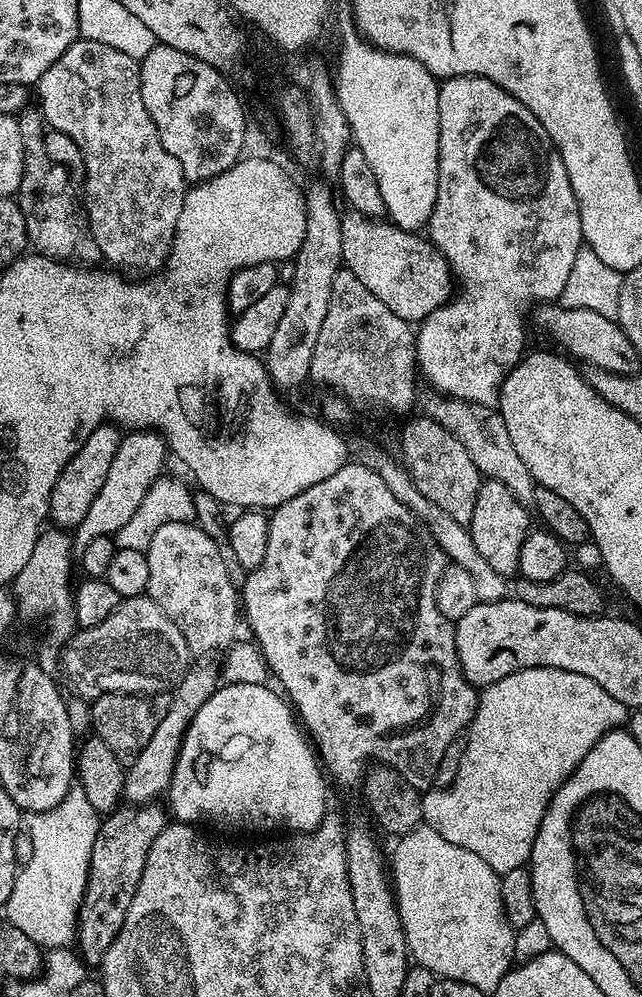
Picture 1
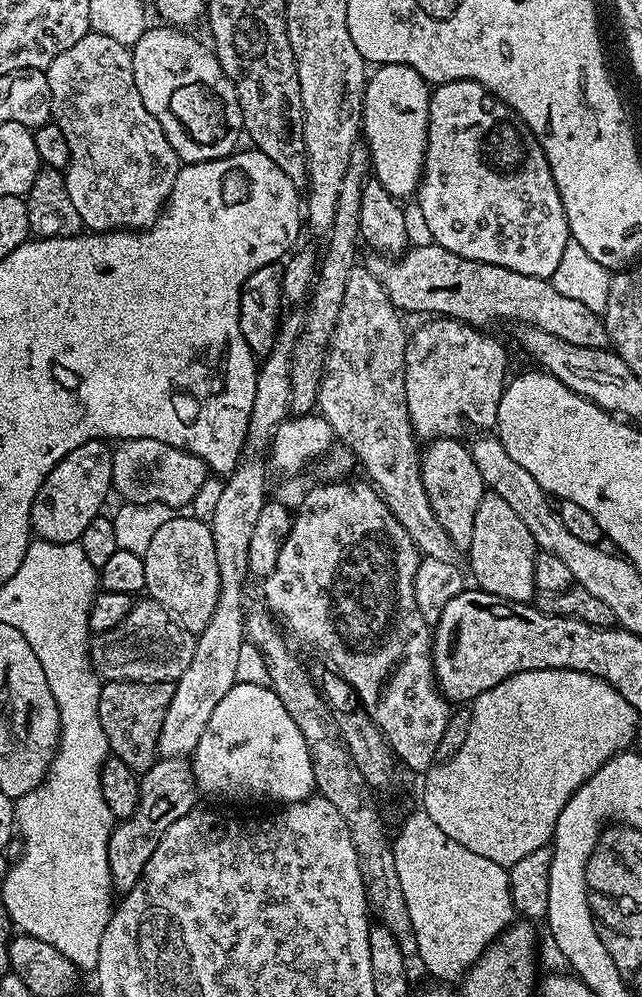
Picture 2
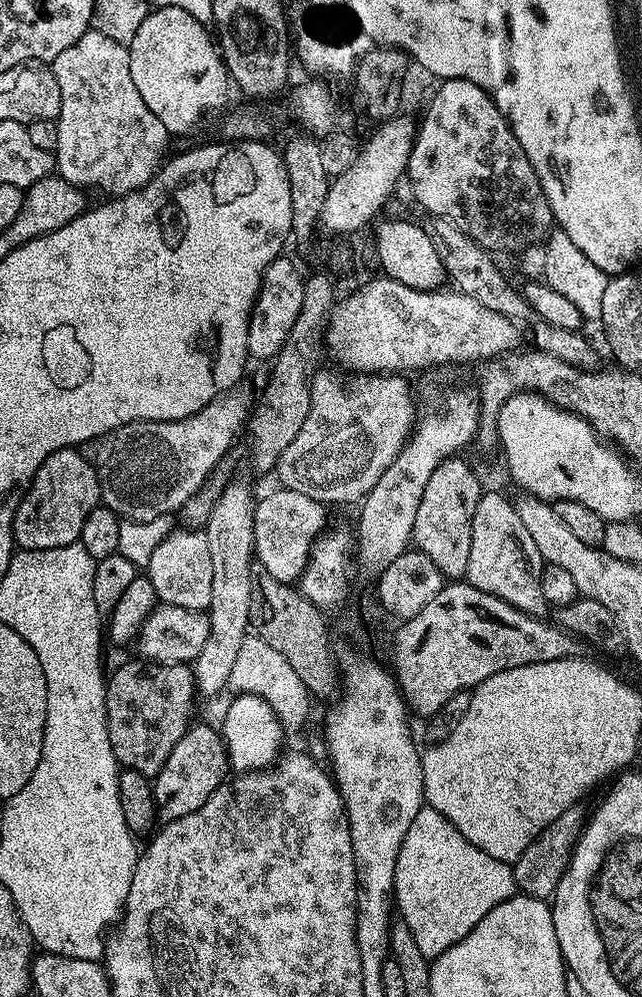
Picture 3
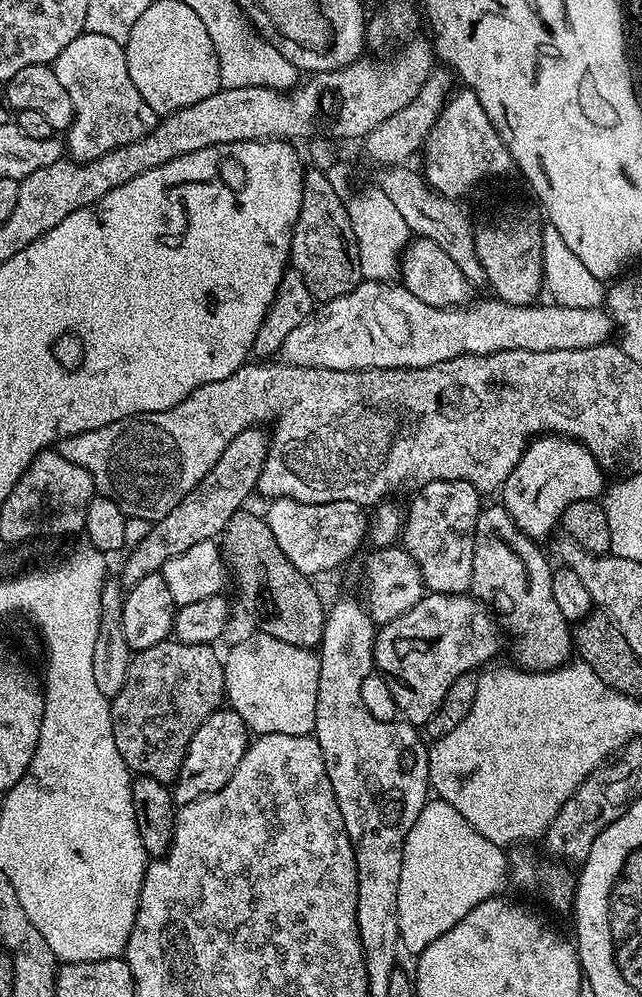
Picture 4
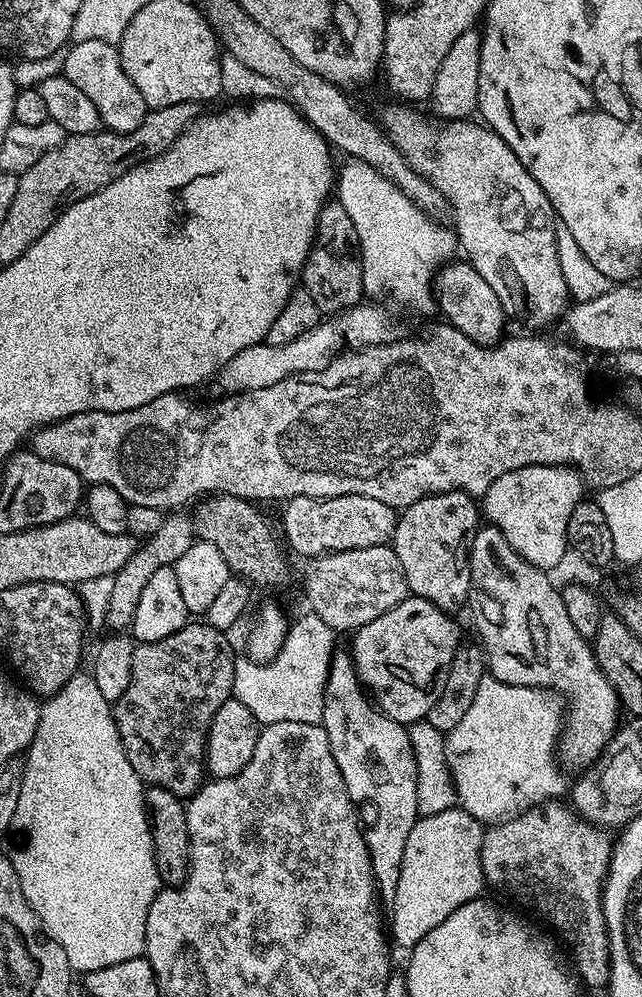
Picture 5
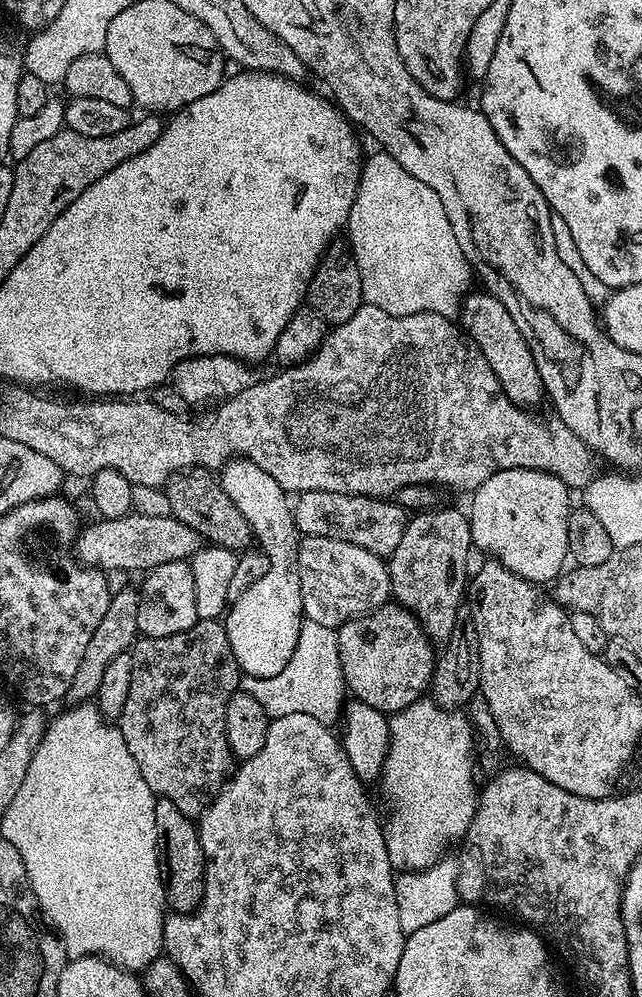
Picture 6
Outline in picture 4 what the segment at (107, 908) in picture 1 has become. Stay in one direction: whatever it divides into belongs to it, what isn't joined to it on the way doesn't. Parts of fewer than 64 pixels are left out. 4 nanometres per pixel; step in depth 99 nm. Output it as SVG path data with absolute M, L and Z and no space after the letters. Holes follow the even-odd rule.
M221 706L210 713L206 722L194 730L194 738L190 738L190 746L184 755L180 767L180 777L174 782L174 799L177 805L189 804L200 796L214 794L234 778L234 770L238 770L238 762L246 754L250 743L250 733L246 722L238 713L227 706Z

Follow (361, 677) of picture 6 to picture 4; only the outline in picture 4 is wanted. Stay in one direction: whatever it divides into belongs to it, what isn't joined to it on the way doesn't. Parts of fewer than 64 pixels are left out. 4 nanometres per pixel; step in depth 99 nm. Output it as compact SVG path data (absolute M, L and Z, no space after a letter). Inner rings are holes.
M428 592L406 614L398 614L394 622L379 625L374 642L374 668L384 675L388 683L388 692L396 703L401 717L409 724L427 725L428 720L442 706L442 698L446 698L446 690L454 686L454 682L462 674L483 669L500 652L500 636L502 629L489 609L481 604L475 596L465 594L442 594Z

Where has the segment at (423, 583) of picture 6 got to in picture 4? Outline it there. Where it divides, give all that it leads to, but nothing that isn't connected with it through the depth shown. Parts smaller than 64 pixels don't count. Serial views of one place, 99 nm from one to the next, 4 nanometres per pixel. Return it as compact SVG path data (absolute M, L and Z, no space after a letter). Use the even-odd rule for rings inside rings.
M431 480L429 484L415 489L416 497L406 504L406 515L402 520L402 547L418 566L428 592L465 595L472 587L474 574L474 534L478 514L482 507L482 494L465 480Z

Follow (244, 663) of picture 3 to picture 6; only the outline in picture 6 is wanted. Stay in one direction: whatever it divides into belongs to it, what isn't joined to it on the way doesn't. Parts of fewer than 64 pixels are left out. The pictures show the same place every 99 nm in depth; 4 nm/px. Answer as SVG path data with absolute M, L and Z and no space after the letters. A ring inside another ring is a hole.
M305 619L298 634L298 646L294 646L294 654L290 654L290 662L286 662L284 669L270 678L244 676L242 688L258 700L269 717L310 714L310 718L318 718L318 722L335 725L335 720L337 723L341 719L346 700L336 629Z

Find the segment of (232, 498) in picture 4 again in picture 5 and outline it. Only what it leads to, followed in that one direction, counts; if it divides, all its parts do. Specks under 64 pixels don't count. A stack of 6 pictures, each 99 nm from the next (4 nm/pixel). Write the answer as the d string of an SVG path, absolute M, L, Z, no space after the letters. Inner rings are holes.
M176 510L165 515L162 526L158 526L153 536L147 537L137 547L135 554L118 570L114 576L114 587L110 595L109 605L106 606L104 624L112 630L128 630L132 627L134 610L138 610L138 602L142 599L142 589L150 583L150 577L158 570L175 566L178 558L190 550L190 546L197 539L196 525L187 511Z

